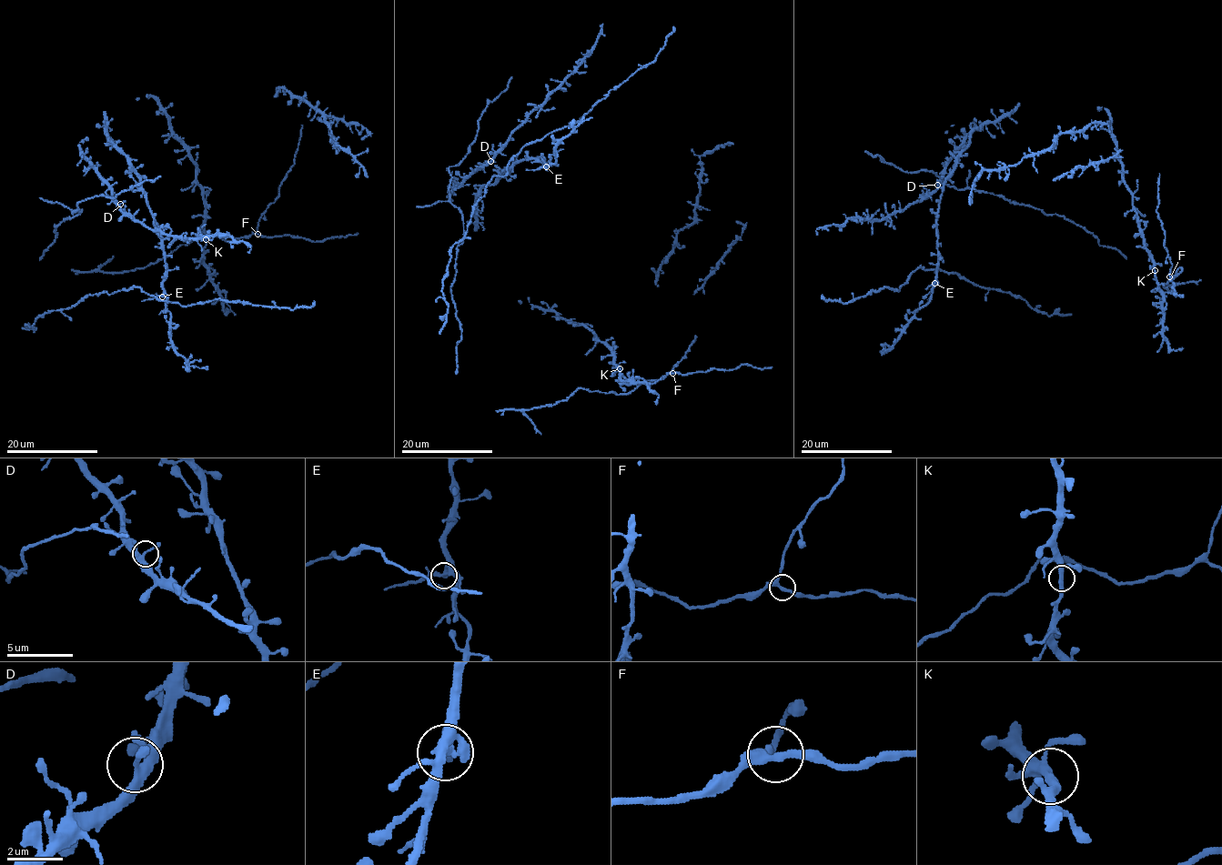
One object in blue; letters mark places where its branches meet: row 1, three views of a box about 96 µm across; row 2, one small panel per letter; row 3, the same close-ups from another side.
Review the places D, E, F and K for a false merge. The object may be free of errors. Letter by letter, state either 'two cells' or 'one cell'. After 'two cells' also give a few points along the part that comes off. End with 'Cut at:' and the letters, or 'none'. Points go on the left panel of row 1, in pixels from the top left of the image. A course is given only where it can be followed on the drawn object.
D: one cell
E: one cell
F: one cell
K: one cell
Cut at: none

